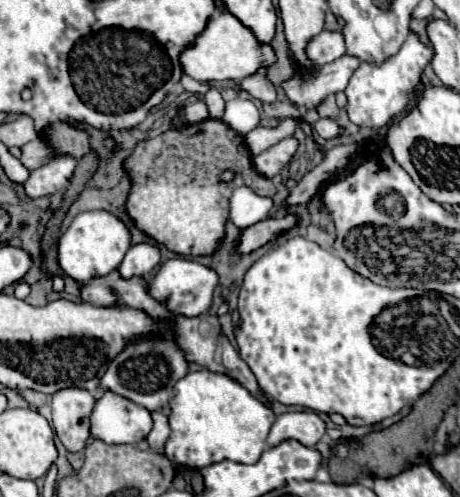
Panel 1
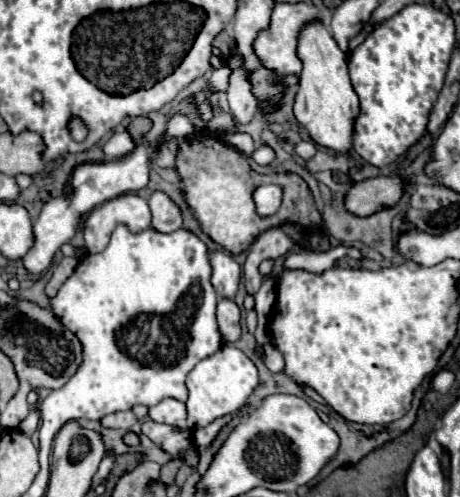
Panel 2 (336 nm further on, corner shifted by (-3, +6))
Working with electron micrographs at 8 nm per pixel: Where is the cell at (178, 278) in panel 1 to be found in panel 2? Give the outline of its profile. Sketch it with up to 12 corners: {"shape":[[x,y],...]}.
{"shape":[[223,251],[211,255],[217,295],[233,299],[241,265]]}

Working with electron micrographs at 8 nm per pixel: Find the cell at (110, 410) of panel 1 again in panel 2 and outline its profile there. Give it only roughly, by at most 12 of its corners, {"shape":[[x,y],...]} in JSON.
{"shape":[[163,399],[149,407],[157,423],[185,425],[185,403]]}

